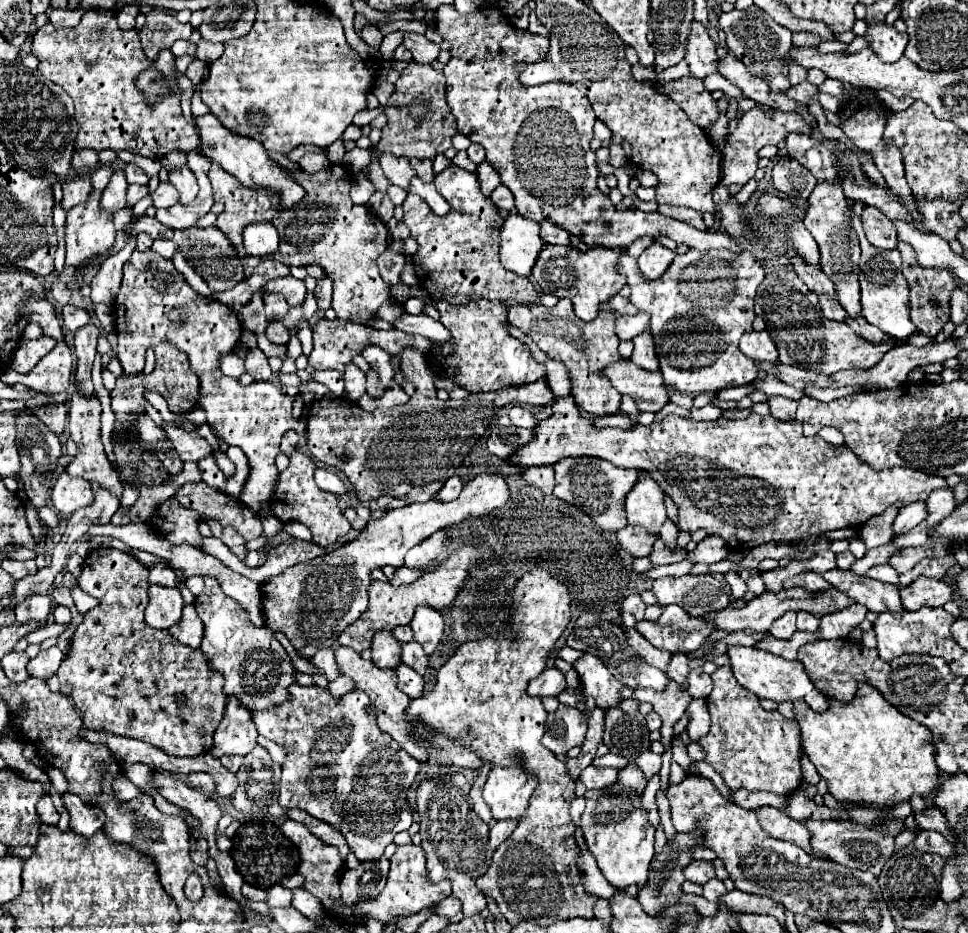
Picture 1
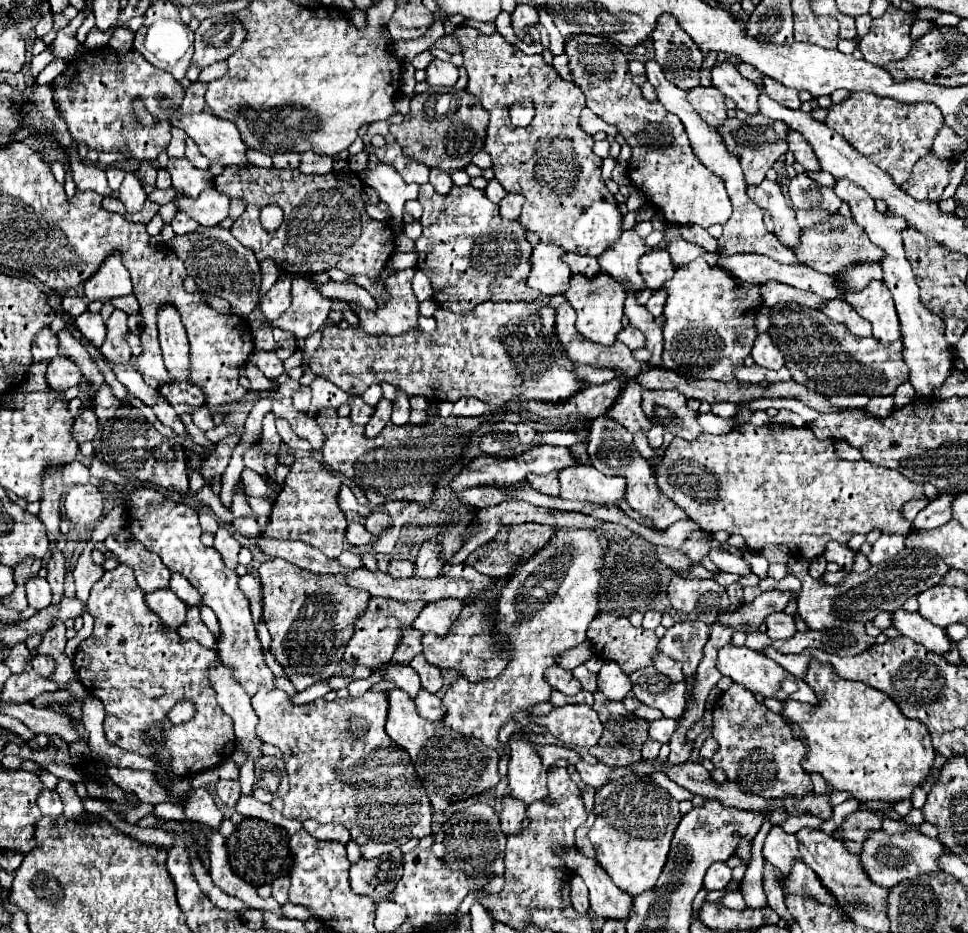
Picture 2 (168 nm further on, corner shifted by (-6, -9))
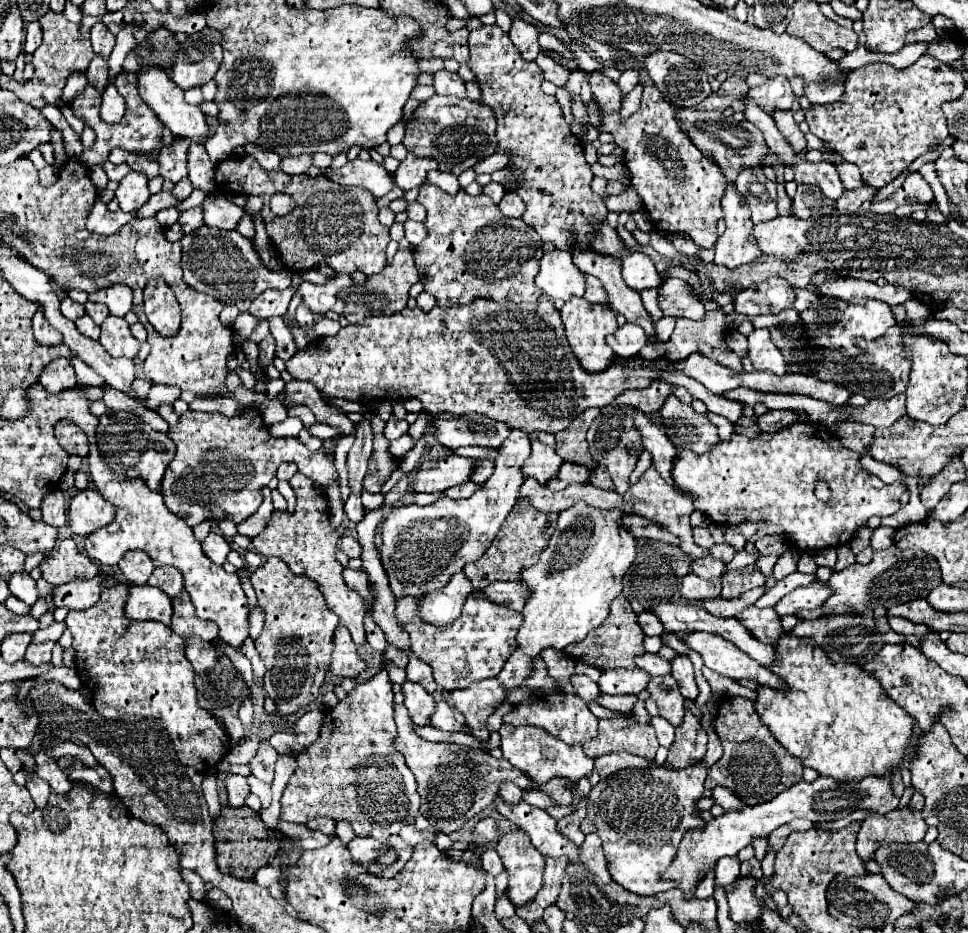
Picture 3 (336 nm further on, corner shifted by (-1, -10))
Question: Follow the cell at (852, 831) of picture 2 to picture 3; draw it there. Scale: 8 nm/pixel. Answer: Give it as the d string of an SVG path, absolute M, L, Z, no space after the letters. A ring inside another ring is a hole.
M900 808L900 810L892 810L890 814L872 814L862 822L862 830L858 832L858 842L856 842L856 852L862 860L872 858L874 850L880 844L888 844L888 842L920 842L926 834L928 826L924 824L920 812L910 812L908 808Z

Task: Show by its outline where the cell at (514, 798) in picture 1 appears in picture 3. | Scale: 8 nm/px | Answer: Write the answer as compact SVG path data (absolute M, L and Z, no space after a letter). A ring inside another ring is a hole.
M502 724L498 732L502 736L504 758L512 762L512 766L522 770L536 786L542 786L552 778L568 778L572 782L578 782L580 778L586 778L594 770L594 760L588 758L580 746L568 746L540 728L534 726L516 728L510 724Z

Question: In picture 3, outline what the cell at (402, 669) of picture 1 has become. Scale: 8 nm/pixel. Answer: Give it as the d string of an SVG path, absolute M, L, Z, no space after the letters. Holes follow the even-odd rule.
M438 702L434 714L430 716L430 726L438 730L448 730L448 732L462 732L464 718L458 710L452 710L446 702Z

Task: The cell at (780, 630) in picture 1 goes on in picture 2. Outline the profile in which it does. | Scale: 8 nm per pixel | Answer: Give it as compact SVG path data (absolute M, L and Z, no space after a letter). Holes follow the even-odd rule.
M771 613L771 617L763 619L763 625L759 625L761 633L767 633L769 639L791 639L795 635L795 623L793 617L787 613Z

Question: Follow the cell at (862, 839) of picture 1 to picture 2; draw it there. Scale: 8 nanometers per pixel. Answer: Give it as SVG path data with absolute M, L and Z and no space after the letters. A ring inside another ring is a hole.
M885 831L871 833L871 837L863 843L863 853L861 861L863 867L867 869L867 875L875 885L881 887L895 887L905 879L915 879L919 875L935 875L939 873L939 857L945 855L949 849L939 841L931 839L919 831L905 831L905 833L895 833L887 835Z

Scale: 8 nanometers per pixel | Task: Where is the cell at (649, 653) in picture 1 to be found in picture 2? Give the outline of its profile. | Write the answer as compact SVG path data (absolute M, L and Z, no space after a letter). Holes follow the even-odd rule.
M599 613L595 621L591 621L589 625L587 639L593 643L597 657L605 661L615 661L617 665L621 665L625 673L635 673L637 669L651 665L651 657L655 657L659 643L655 631L633 627L625 615L615 615L615 613Z

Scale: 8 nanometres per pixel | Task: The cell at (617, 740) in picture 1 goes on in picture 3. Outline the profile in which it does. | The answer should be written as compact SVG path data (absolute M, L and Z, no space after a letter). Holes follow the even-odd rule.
M572 676L572 686L574 686L574 694L580 696L586 702L598 702L600 690L598 684L592 682L588 676Z

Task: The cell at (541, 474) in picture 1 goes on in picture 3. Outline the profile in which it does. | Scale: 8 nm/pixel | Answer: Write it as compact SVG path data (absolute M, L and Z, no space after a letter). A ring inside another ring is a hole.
M532 440L532 454L526 460L526 466L522 466L522 472L526 476L536 478L542 486L546 486L546 482L550 482L550 478L554 478L554 474L558 472L562 462L564 460L558 458L558 454L552 448L544 446L538 440Z

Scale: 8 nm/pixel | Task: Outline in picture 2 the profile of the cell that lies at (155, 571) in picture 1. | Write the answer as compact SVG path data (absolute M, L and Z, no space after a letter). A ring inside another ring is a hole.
M115 537L105 539L107 549L119 559L119 563L129 565L135 573L135 579L143 591L157 591L169 587L169 569L159 561L157 553L151 553L139 543L117 545Z

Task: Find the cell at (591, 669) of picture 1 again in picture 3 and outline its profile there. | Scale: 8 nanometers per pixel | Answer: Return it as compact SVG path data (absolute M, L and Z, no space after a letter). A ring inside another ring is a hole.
M602 670L598 686L606 694L638 694L648 684L644 670Z

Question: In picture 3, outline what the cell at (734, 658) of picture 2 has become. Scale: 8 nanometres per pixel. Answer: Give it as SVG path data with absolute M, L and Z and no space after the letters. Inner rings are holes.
M688 632L688 636L684 638L684 642L696 650L702 658L704 664L722 674L728 676L732 680L754 680L760 686L768 686L774 690L788 690L786 682L782 678L778 678L772 670L758 666L758 662L754 662L746 652L738 650L732 642L726 642L724 638L710 634L710 632Z

